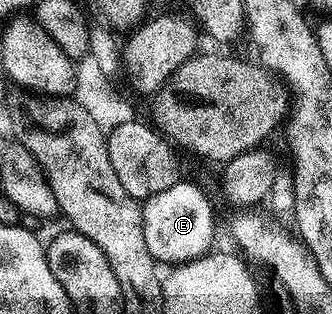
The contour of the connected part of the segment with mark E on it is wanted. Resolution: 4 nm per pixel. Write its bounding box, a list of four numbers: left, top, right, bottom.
[142,180,215,264]

